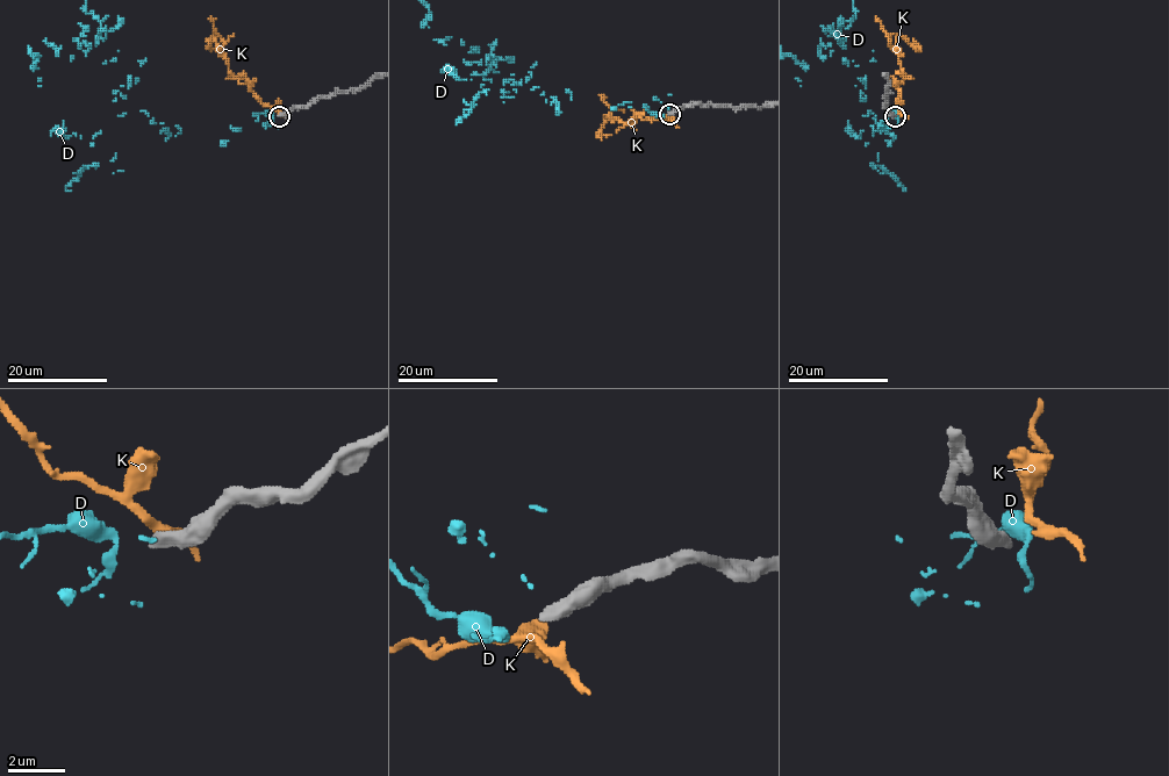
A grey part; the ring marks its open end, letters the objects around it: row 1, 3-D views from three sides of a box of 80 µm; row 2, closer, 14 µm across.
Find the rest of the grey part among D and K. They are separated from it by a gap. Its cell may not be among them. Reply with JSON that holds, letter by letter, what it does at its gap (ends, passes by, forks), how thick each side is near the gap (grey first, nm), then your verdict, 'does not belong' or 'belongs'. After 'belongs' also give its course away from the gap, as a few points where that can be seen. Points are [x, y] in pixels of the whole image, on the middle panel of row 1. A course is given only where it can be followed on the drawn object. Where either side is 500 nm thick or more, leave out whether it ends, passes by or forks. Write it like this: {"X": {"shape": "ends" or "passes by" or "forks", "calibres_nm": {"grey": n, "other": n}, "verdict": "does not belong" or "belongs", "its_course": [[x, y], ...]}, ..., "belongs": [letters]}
{"D": {"shape": "passes by", "calibres_nm": {"grey": 400, "other": 320}, "verdict": "does not belong"}, "K": {"shape": "passes by", "calibres_nm": {"grey": 400, "other": 280}, "verdict": "does not belong"}, "belongs": []}

